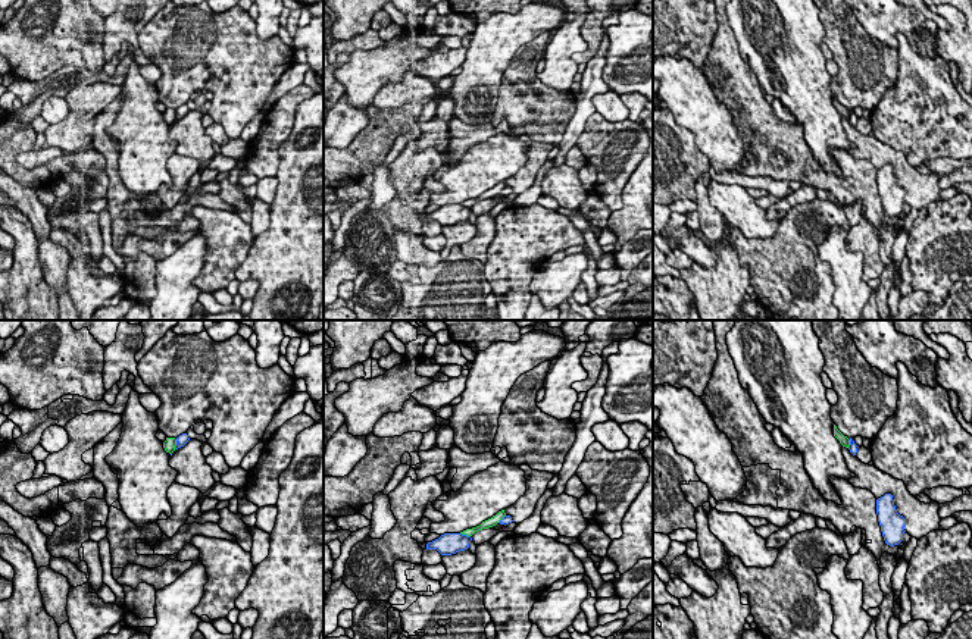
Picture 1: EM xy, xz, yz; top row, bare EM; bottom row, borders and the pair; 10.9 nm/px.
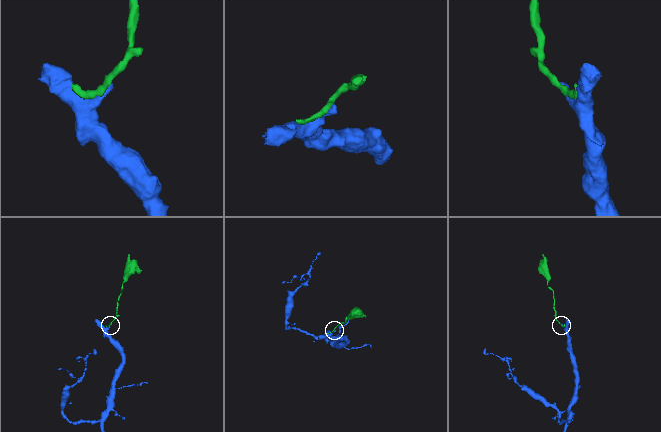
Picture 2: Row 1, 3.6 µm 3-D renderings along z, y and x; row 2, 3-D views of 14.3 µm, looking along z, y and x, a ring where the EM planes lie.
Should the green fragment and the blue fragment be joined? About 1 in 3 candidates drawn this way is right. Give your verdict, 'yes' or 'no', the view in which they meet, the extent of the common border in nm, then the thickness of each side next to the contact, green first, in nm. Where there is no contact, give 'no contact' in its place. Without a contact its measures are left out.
no; meets green in xy; contact 120 nm long; 130 nm thick on the green side, 120 nm on the other

